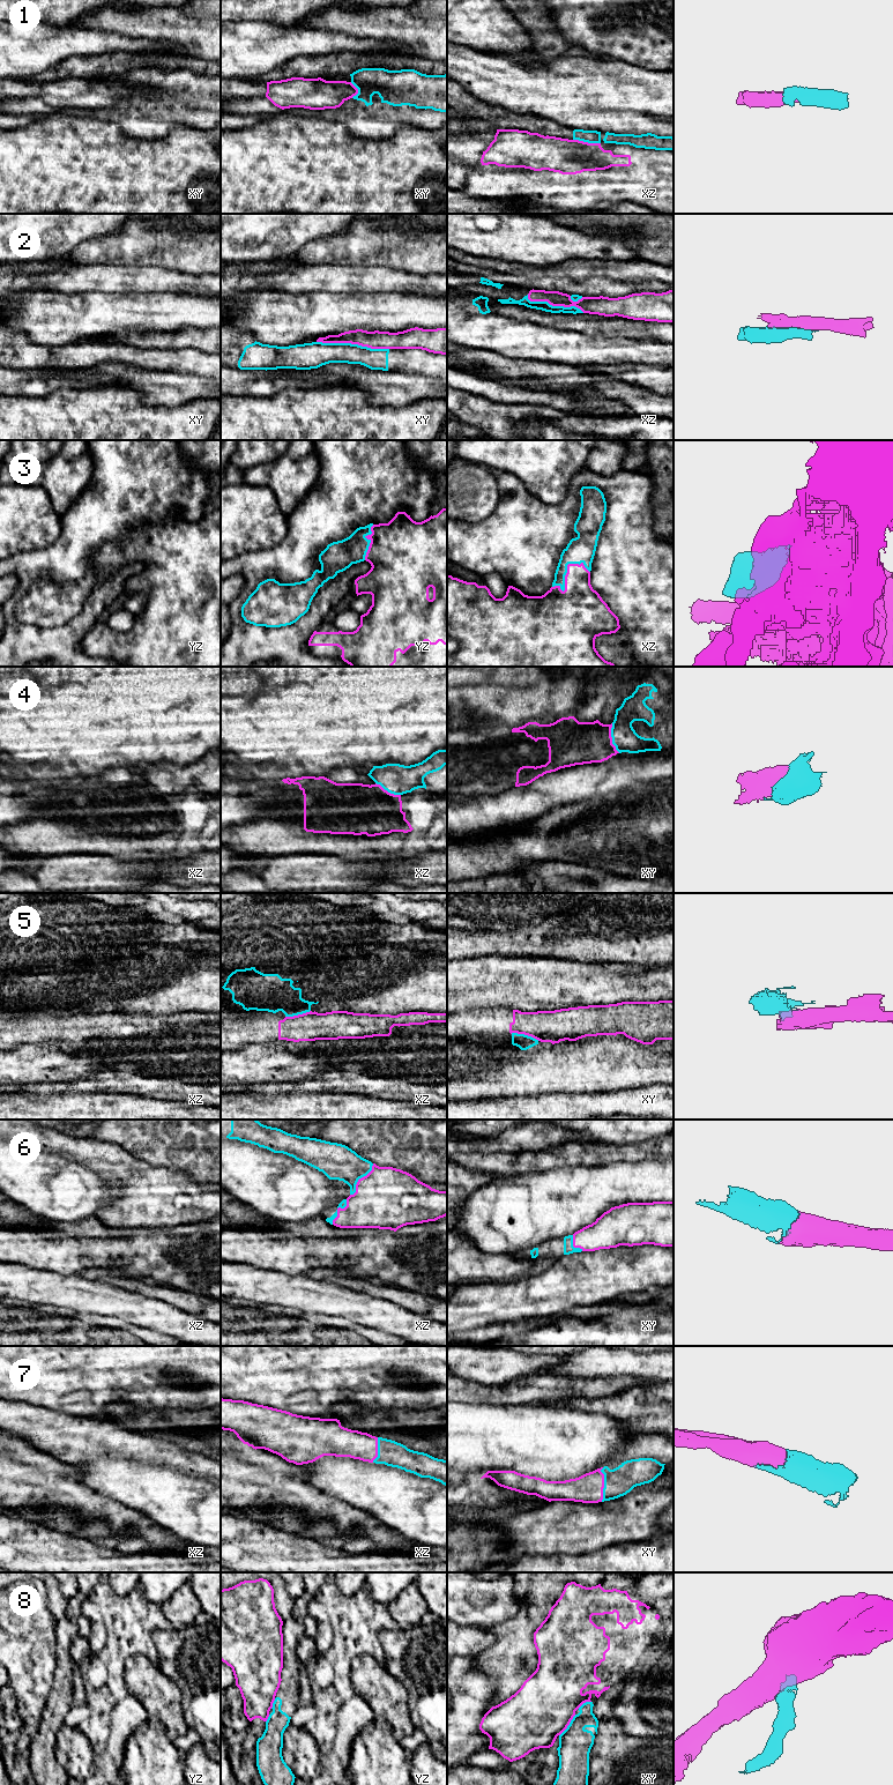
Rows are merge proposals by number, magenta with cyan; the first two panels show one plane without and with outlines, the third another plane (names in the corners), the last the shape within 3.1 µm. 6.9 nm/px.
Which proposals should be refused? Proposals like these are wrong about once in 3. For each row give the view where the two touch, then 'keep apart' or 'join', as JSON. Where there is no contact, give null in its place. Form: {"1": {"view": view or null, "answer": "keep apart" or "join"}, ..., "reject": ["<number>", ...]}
{"1": {"view": "xz", "answer": "keep apart"}, "2": {"view": "xy", "answer": "keep apart"}, "3": {"view": "xz", "answer": "join"}, "4": {"view": "xy", "answer": "keep apart"}, "5": {"view": "xy", "answer": "keep apart"}, "6": {"view": "xz", "answer": "join"}, "7": {"view": "xy", "answer": "join"}, "8": {"view": "xy", "answer": "keep apart"}, "reject": ["1", "2", "4", "5", "8"]}

